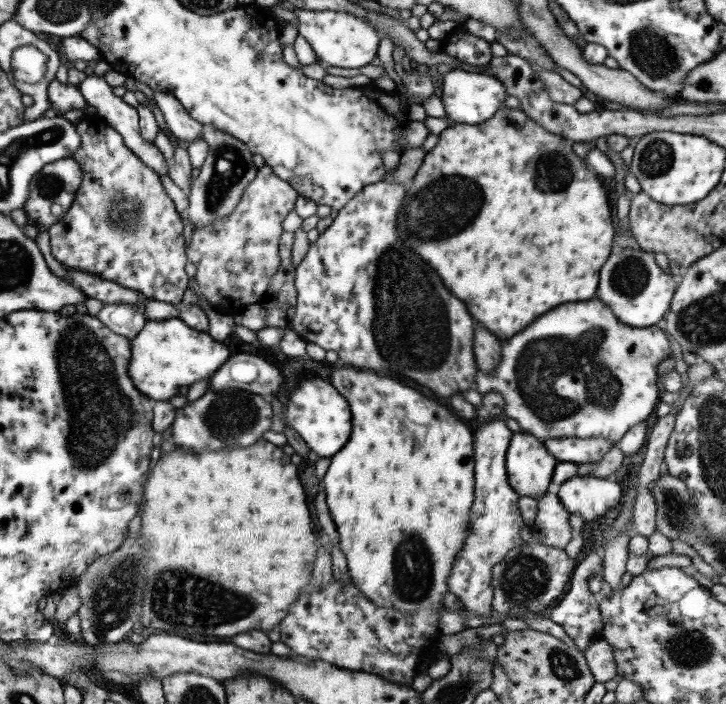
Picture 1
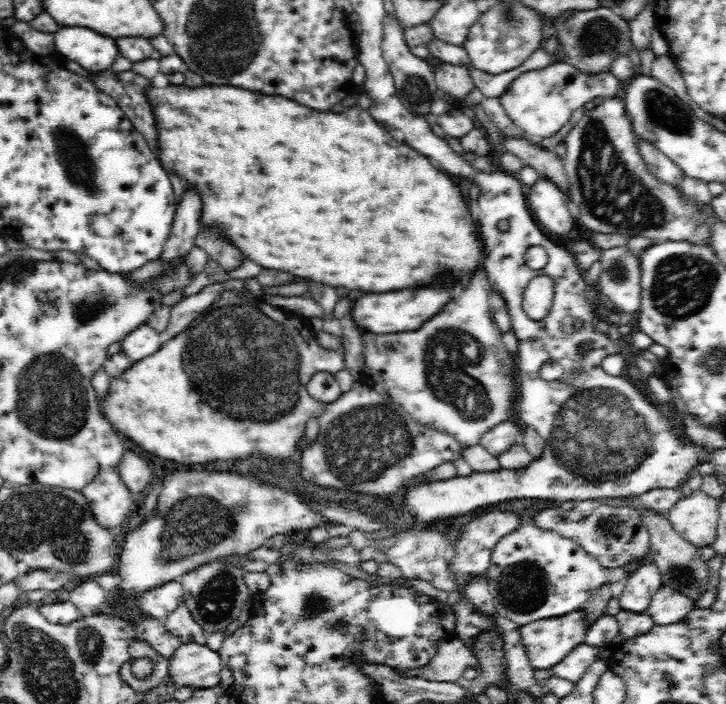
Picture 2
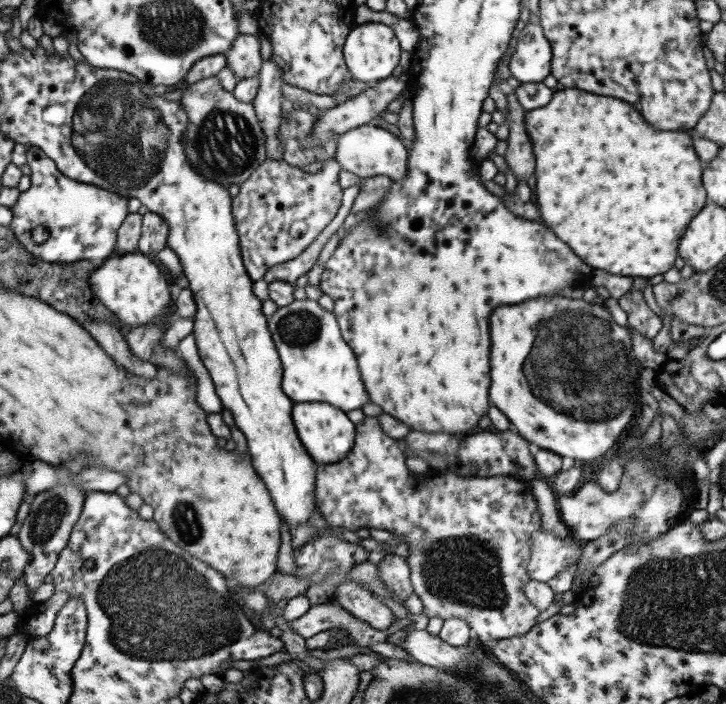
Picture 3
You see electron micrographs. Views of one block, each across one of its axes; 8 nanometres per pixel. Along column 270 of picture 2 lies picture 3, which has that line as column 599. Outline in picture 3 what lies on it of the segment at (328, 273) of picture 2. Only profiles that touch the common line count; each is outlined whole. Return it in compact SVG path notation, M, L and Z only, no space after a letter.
M559 88L551 96L551 100L537 110L525 112L525 132L531 140L531 150L535 156L535 190L533 190L533 204L539 208L539 216L543 224L547 224L553 234L565 242L575 256L579 256L591 268L603 268L605 272L617 276L639 276L651 280L655 274L663 274L673 266L677 258L677 242L687 226L687 222L707 204L707 194L701 186L701 160L697 160L693 152L693 140L689 132L661 132L653 130L645 120L633 110L629 104L609 98L609 96L595 96L589 92L581 92L575 88Z

